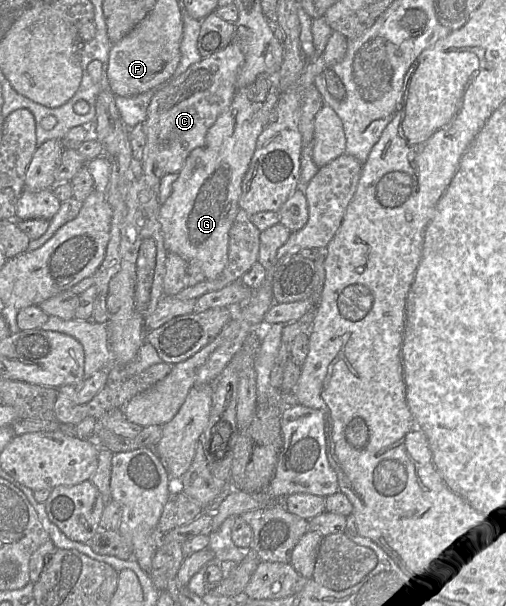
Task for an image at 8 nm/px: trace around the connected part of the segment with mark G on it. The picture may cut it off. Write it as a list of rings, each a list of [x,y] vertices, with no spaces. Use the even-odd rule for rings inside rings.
[[[279,72],[263,73],[254,83],[237,90],[230,106],[209,128],[203,145],[190,152],[172,185],[169,198],[159,209],[159,222],[167,252],[177,254],[187,262],[197,261],[206,280],[217,279],[227,264],[229,231],[240,210],[238,201],[242,180],[254,154],[257,139],[271,121],[281,94]]]

